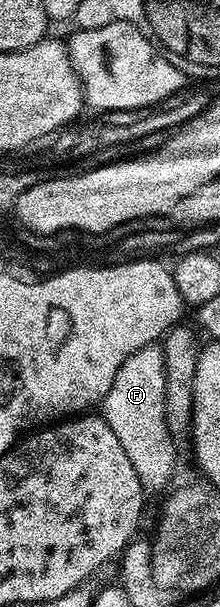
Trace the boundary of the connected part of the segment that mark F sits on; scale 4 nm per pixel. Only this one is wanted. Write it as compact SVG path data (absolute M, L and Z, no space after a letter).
M156 343L131 354L131 358L119 366L119 374L115 374L115 382L111 382L111 390L105 395L104 408L103 418L107 426L111 426L115 438L119 438L123 450L127 450L127 458L131 458L131 466L135 466L135 474L139 474L142 485L157 488L171 479L173 467L177 464L177 448L173 445L174 433L165 417L165 353Z

